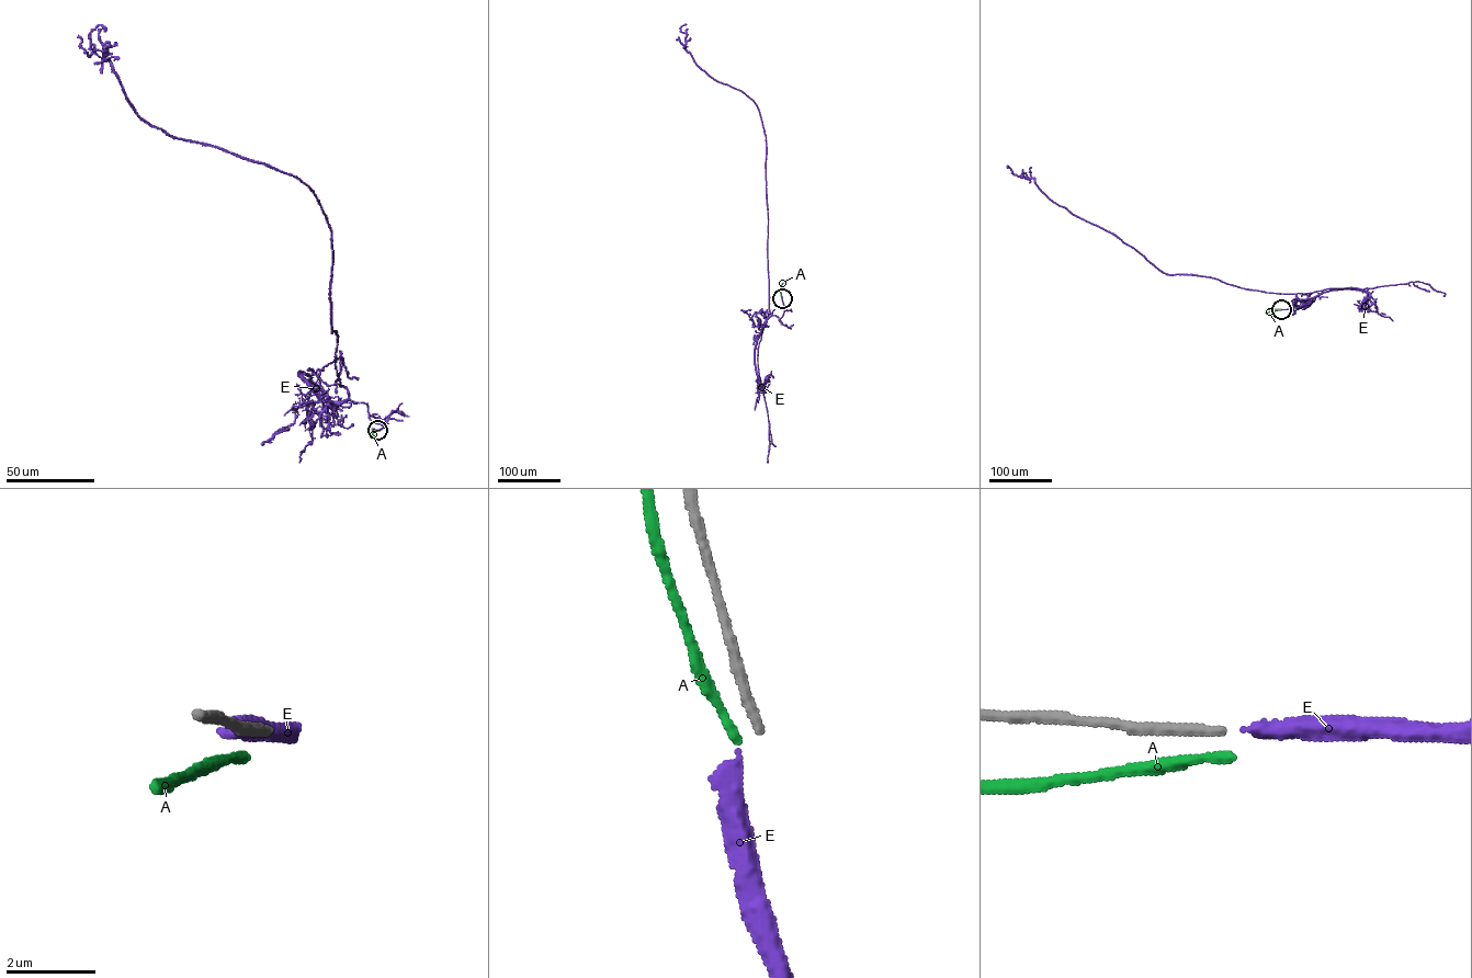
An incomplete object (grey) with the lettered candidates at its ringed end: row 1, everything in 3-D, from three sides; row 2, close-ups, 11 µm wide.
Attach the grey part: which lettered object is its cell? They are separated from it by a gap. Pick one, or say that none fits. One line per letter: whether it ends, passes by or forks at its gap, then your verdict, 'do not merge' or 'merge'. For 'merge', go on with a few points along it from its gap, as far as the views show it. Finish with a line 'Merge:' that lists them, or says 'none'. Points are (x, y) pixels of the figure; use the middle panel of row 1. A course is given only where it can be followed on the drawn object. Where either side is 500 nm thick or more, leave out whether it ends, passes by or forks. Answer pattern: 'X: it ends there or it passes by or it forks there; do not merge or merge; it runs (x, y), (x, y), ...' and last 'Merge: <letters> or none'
A: it ends there; do not merge
E: it ends there; do not merge
Merge: none

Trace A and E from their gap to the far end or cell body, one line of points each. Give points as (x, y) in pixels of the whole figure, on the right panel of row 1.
A: (1281, 309), (1266, 313)
E: (1281, 309), (1303, 302), (1294, 294), (1166, 274), (1114, 235), (1057, 205), (1034, 178), (1007, 168)

